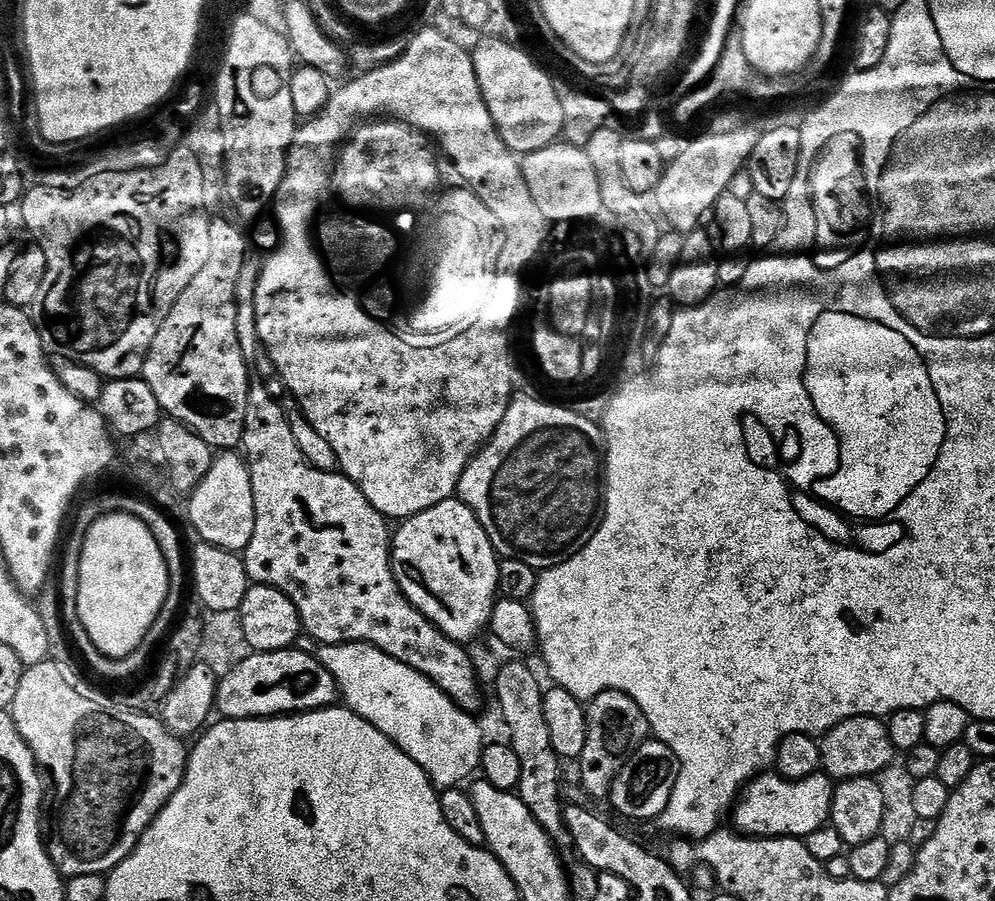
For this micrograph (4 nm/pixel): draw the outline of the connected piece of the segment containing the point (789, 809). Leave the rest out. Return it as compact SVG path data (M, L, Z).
M823 771L805 780L783 780L775 774L765 774L744 786L731 809L730 820L732 816L735 831L746 836L806 838L829 823L835 793L832 777L825 776Z

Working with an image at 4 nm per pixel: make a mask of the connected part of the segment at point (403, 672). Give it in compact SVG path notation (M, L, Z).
M329 644L319 650L321 652L318 652L318 659L322 666L326 666L326 670L330 670L336 680L339 695L348 709L370 722L370 726L382 730L382 734L386 734L390 742L394 742L406 755L414 758L414 762L422 766L437 789L461 787L465 783L463 780L471 781L477 775L486 747L484 732L476 721L477 717L457 706L441 688L430 682L430 678L398 662L398 658L390 658L390 654L378 650L372 644Z

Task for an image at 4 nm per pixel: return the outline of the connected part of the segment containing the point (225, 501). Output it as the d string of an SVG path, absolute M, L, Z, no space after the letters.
M232 450L217 455L212 461L206 478L198 482L198 486L190 493L187 500L188 520L203 543L213 544L227 552L243 553L254 534L254 486L250 486L250 470L243 455Z

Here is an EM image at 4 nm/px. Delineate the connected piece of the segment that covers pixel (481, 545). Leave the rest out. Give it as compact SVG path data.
M453 498L438 502L438 506L430 506L430 510L422 510L422 514L410 517L397 528L400 529L395 529L392 537L392 573L396 575L396 581L402 590L402 594L434 627L442 630L442 634L446 634L446 638L450 638L458 644L467 645L468 640L474 639L483 628L485 631L489 627L500 586L500 560L490 542L490 538L486 534L486 530L482 530L482 522L478 522L478 518L474 514L474 510L470 510L470 506L463 504L459 498Z

